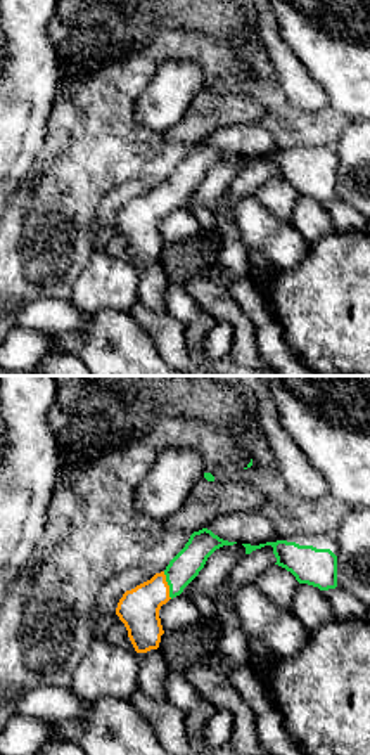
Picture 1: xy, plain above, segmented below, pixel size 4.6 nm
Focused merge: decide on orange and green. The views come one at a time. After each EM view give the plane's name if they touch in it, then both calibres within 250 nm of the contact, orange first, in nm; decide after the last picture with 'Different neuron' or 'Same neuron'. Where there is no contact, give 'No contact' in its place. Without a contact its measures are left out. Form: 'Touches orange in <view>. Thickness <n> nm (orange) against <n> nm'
Touches orange in xy. Thickness 190 nm (orange) against 140 nm

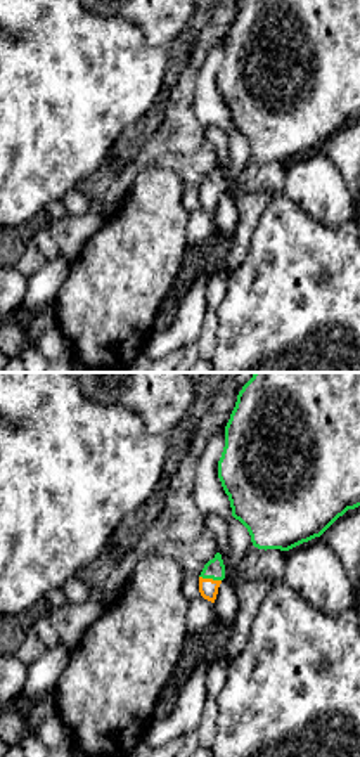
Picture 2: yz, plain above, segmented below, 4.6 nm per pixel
Touches orange in yz. Thickness 90 nm (orange) against 90 nm

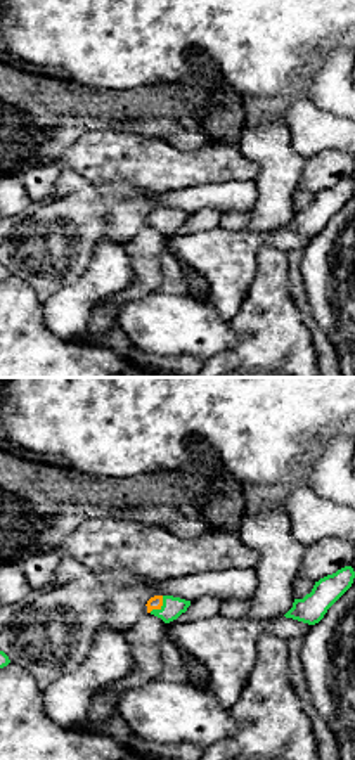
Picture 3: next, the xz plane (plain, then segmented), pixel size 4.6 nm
Touches orange in xz. Thickness 60 nm (orange) against 100 nm

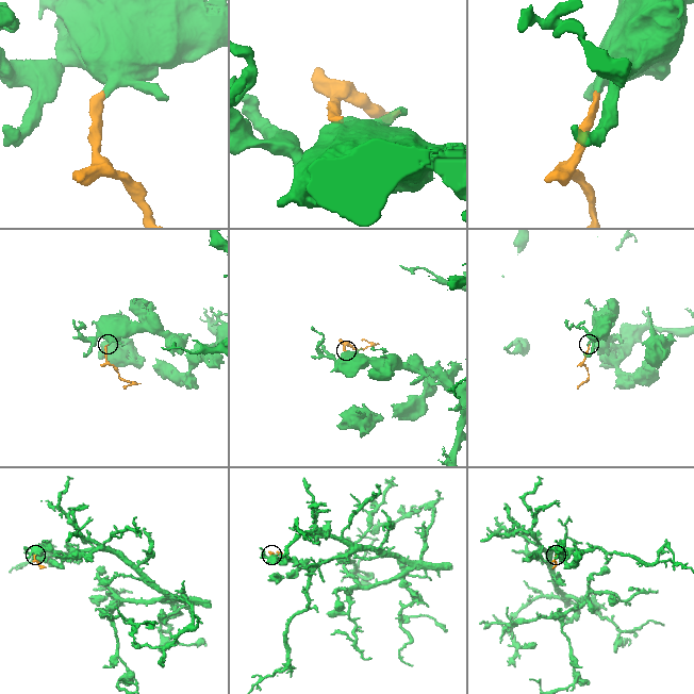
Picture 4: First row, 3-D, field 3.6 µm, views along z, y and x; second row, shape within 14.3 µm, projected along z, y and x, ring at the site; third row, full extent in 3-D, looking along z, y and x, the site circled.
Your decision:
Same neuron

